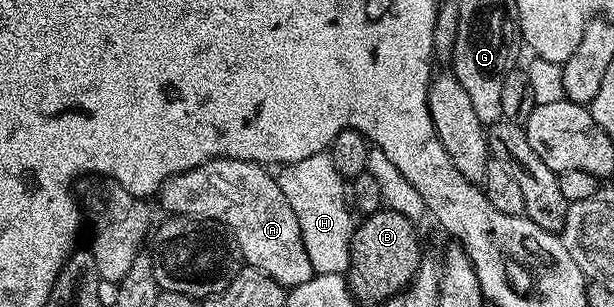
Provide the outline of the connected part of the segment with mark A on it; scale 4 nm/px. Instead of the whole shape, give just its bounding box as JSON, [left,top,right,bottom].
[157,157,316,287]

